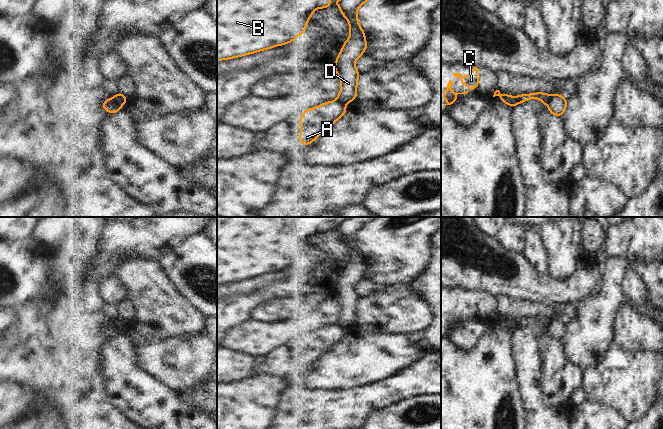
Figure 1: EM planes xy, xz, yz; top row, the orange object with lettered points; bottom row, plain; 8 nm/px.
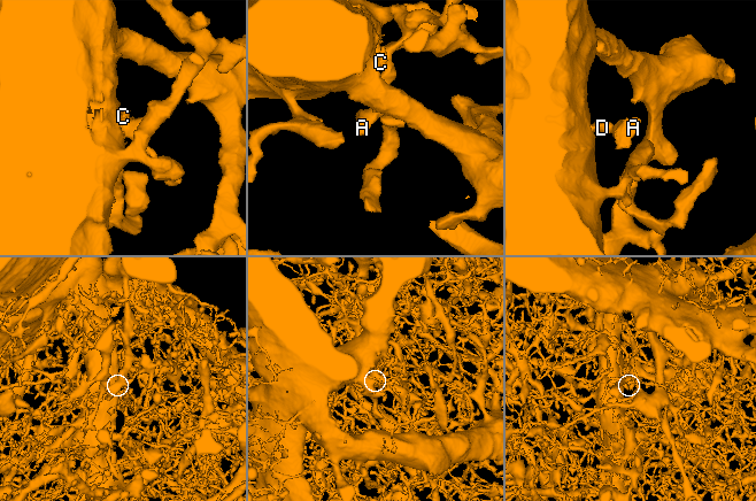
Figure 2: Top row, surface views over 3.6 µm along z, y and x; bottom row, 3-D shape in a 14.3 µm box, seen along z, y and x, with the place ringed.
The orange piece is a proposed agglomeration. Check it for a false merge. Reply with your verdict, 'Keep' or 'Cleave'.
Cleave.

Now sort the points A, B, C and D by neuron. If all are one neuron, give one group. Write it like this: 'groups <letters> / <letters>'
groups A / B C D

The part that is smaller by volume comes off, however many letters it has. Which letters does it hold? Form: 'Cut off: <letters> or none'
Cut off: A.

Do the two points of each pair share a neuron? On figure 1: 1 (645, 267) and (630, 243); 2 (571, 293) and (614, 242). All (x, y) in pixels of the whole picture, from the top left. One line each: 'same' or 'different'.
1: same
2: different

